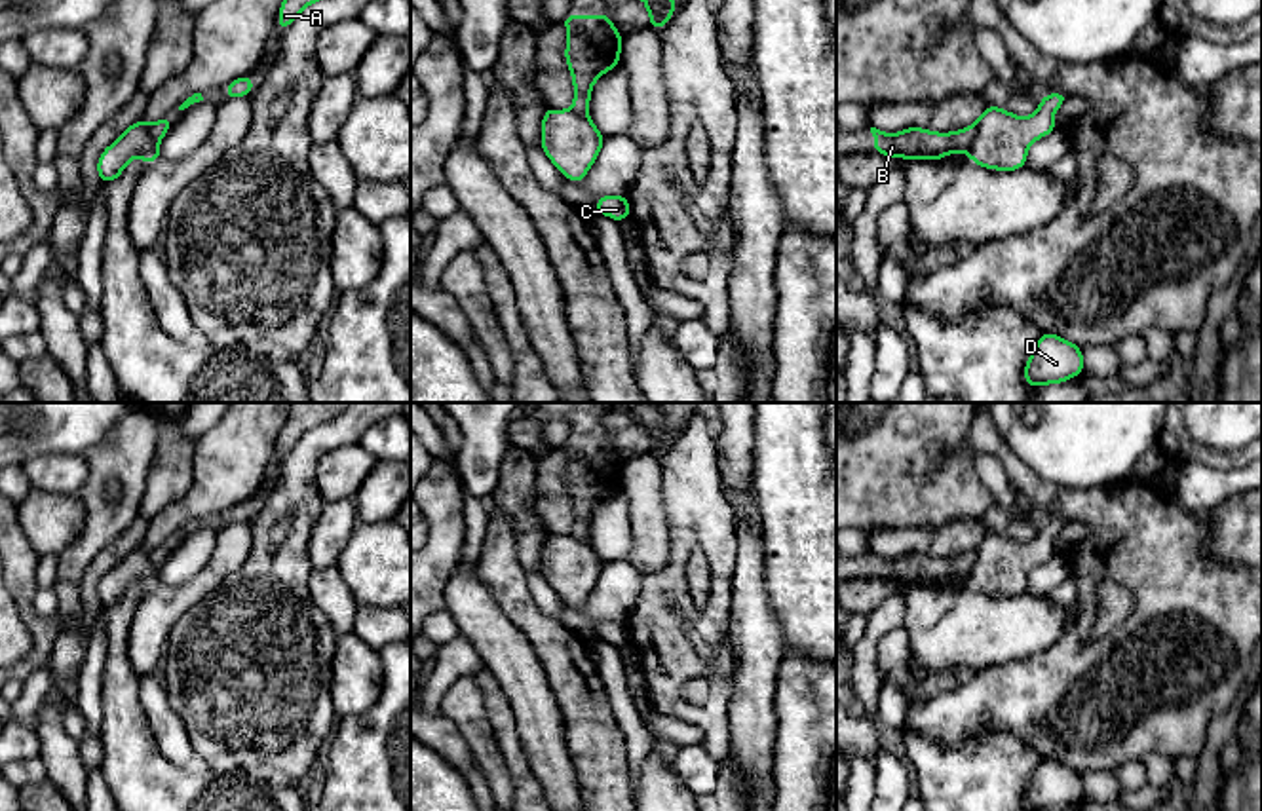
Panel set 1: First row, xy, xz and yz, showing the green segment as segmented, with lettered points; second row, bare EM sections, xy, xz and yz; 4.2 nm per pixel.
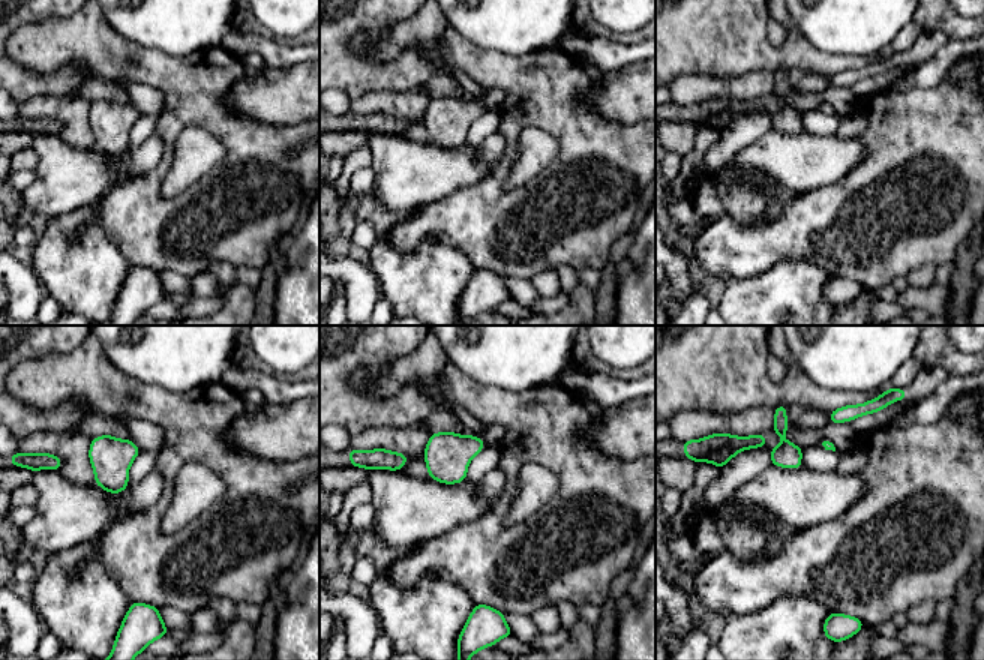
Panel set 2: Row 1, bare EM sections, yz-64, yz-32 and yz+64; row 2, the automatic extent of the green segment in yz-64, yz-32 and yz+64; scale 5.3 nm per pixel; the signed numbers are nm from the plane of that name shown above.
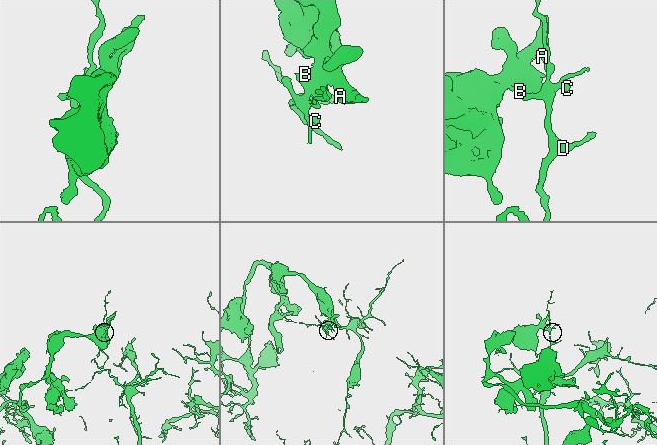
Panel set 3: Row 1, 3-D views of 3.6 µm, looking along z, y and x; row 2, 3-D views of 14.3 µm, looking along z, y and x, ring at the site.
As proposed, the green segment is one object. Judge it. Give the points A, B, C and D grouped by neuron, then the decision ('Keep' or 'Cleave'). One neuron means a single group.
Groups: A B / C D. Cleave

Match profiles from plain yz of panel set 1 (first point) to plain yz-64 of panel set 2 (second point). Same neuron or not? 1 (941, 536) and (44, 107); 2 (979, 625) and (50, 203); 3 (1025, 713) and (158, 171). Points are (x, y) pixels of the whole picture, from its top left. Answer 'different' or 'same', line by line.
1: same
2: same
3: same

